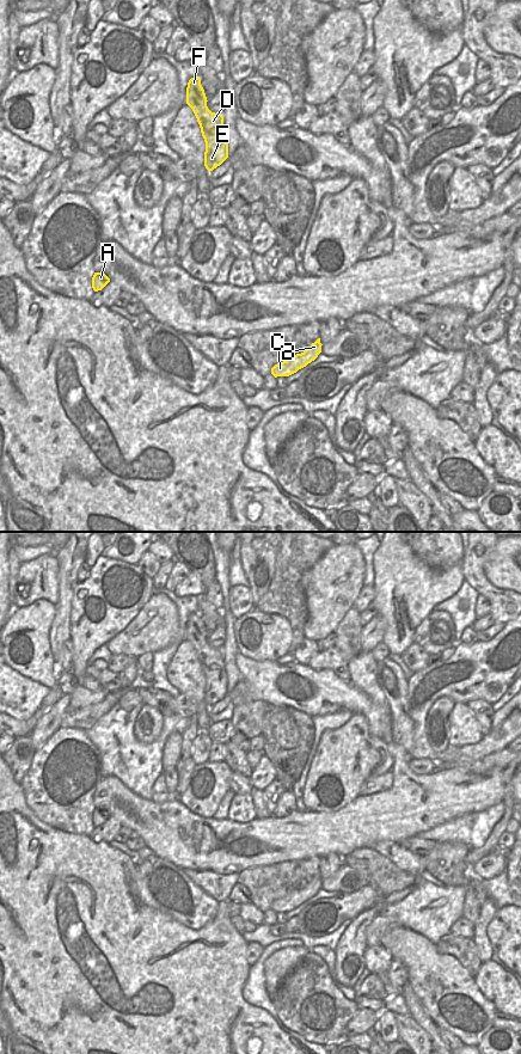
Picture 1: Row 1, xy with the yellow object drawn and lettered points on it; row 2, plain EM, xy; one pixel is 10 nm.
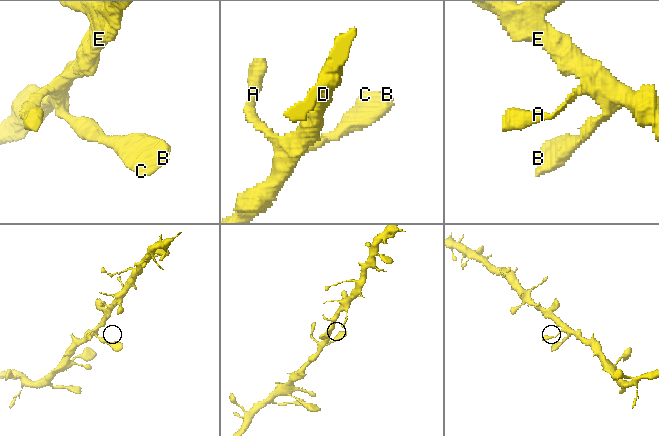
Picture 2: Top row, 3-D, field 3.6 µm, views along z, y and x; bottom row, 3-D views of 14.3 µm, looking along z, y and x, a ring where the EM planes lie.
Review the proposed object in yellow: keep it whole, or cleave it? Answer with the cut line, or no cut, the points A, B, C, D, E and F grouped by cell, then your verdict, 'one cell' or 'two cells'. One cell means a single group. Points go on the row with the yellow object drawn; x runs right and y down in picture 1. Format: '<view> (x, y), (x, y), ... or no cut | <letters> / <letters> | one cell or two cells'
no cut | A B C D E F | one cell

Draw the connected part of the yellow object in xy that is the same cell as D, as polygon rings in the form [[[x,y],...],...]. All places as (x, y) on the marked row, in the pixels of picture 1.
[[[191,78],[186,87],[186,104],[192,109],[206,142],[204,166],[208,171],[213,171],[228,158],[228,143],[223,116],[212,112],[207,102],[201,79]]]

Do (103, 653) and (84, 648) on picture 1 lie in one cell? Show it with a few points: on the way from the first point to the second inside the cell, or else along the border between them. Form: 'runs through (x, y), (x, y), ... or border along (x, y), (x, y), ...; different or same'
border along (105, 643), (96, 650), (87, 661), (87, 665); different

